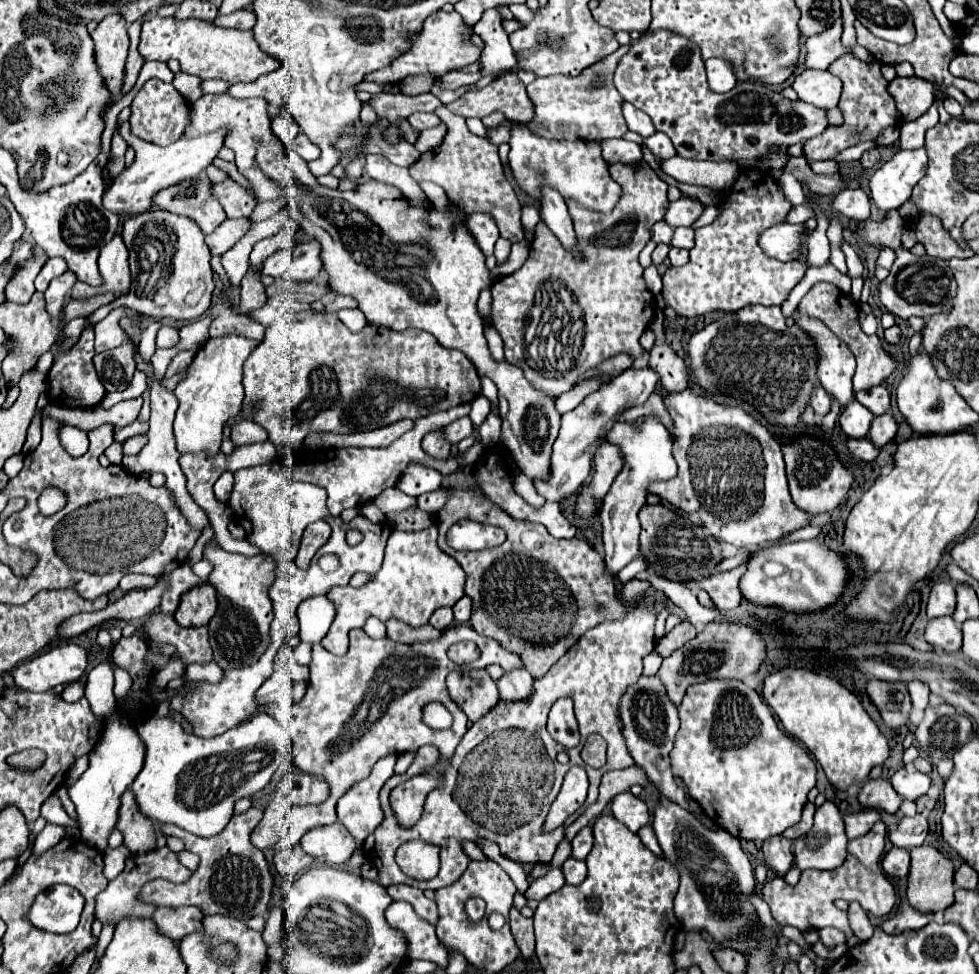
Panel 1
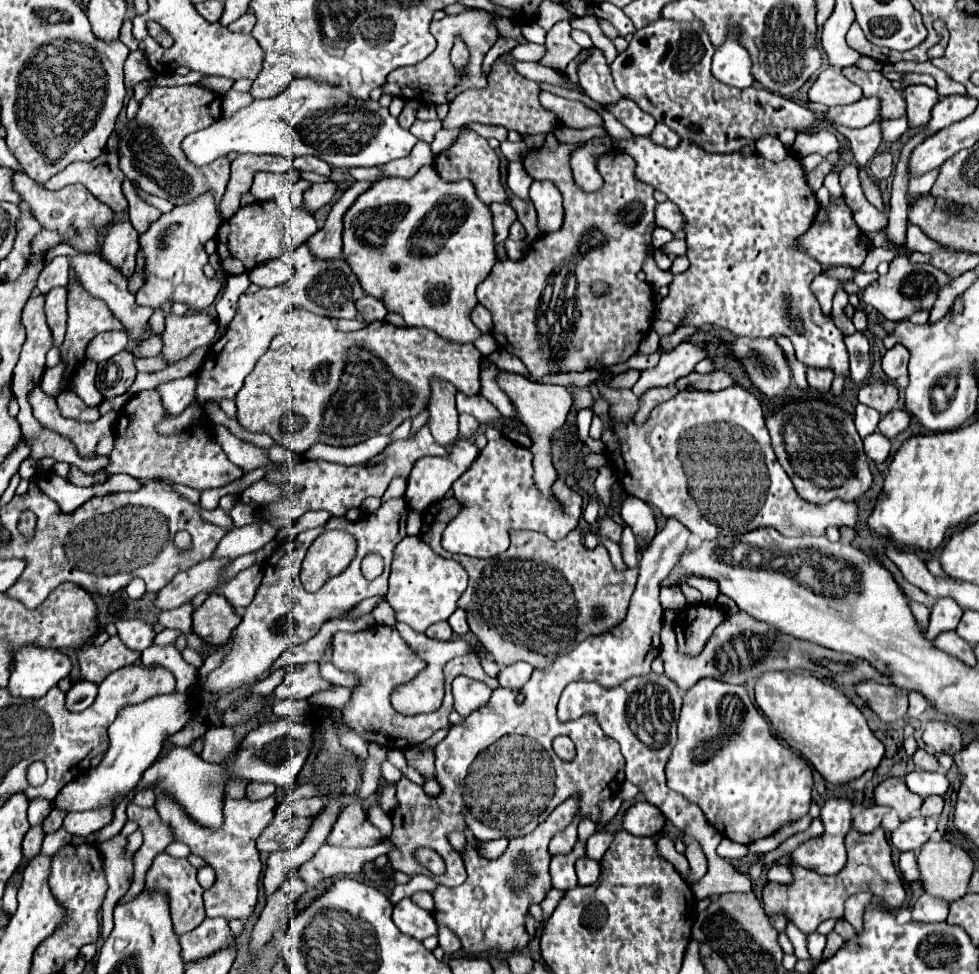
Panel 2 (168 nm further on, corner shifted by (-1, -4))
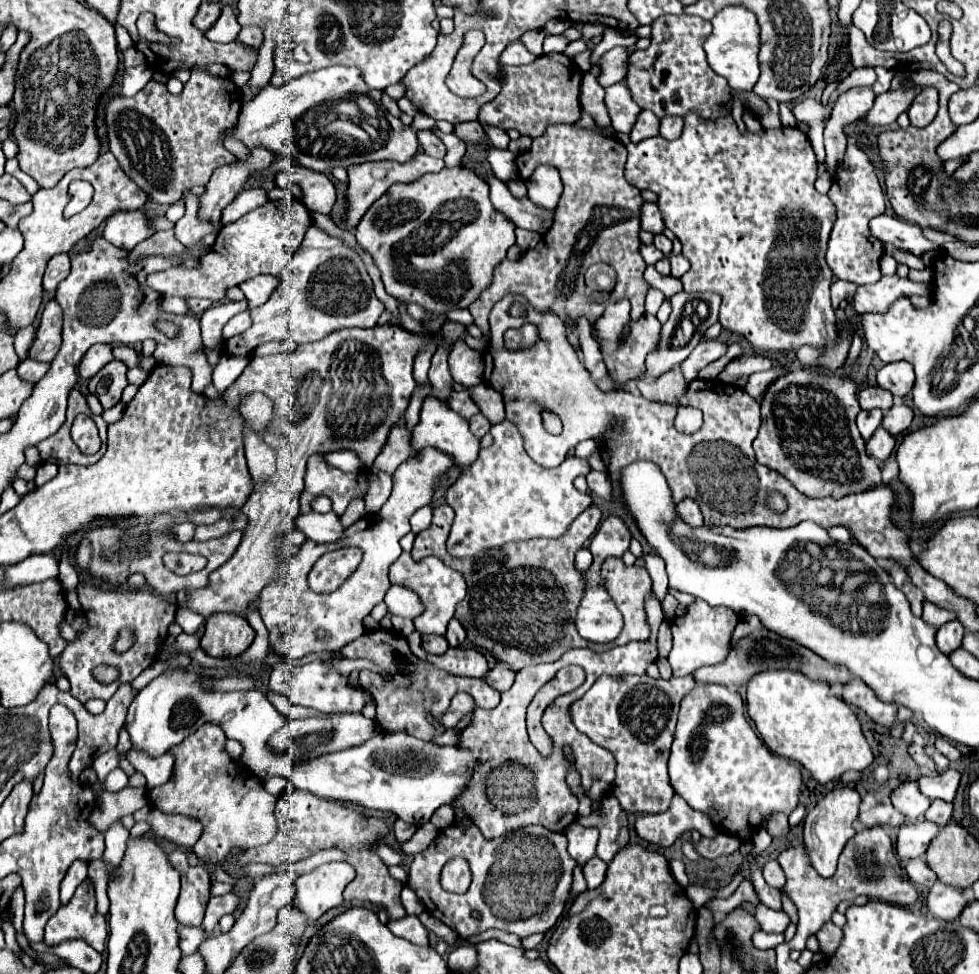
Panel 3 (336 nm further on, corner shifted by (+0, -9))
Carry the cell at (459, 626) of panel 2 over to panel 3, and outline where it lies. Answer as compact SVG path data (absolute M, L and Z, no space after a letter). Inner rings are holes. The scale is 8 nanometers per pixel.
M452 619L452 621L448 623L448 631L446 631L446 641L448 641L448 645L450 645L450 647L458 647L458 645L464 643L464 639L466 639L464 627L462 627L456 619Z

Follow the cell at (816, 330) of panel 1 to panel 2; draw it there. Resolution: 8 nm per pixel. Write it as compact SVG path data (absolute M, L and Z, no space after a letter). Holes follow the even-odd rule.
M647 136L615 142L637 162L635 176L667 194L667 198L681 208L687 220L683 230L687 234L687 258L691 266L687 272L673 276L669 296L657 304L655 316L669 320L675 326L699 328L703 324L713 324L727 328L733 334L751 338L785 334L795 346L797 360L801 360L805 366L815 370L831 368L835 376L847 378L849 352L843 344L843 332L829 316L821 312L815 296L809 290L811 280L821 274L823 268L817 260L795 250L795 238L807 232L819 210L815 194L805 182L799 158L787 158L785 162L773 164L757 154L751 158L743 158L741 152L709 154L699 146L695 148L691 142L669 150L653 144Z

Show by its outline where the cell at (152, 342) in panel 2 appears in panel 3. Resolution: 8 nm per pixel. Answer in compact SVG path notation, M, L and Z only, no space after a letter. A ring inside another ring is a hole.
M124 345L112 349L112 355L114 355L118 361L122 361L124 365L128 365L128 367L136 367L136 365L138 365L138 359L140 359L140 353L138 353L136 349L124 347Z

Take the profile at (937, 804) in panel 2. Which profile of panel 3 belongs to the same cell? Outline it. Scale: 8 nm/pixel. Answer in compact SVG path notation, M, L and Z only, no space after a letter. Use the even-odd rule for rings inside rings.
M932 801L932 805L926 811L926 819L936 823L936 825L946 825L952 819L952 805L946 801Z

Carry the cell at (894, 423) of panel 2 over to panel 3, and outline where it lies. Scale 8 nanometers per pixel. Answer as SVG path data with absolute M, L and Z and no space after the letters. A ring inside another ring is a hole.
M892 405L892 409L882 419L882 427L886 431L890 431L892 435L898 435L910 427L912 417L914 417L914 413L908 405Z

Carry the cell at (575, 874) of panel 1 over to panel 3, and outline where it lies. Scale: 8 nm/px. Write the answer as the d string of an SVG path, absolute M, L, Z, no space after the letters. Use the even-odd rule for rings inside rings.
M592 857L584 865L584 877L588 881L588 889L596 889L602 885L602 881L606 877L606 869L608 869L608 865L600 857Z

